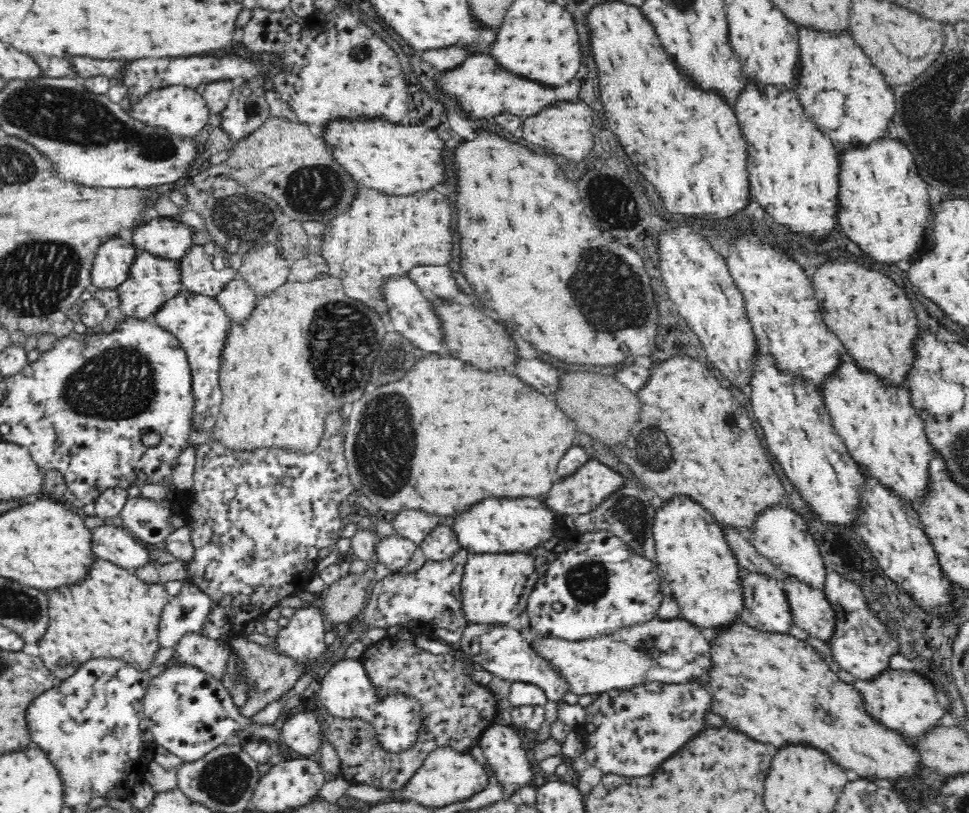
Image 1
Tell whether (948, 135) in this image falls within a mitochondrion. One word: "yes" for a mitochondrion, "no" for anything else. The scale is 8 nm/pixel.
yes

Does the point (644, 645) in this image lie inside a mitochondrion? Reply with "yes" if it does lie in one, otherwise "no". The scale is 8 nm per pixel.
yes

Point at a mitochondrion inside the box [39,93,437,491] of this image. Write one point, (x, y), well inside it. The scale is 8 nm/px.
(120, 383)

